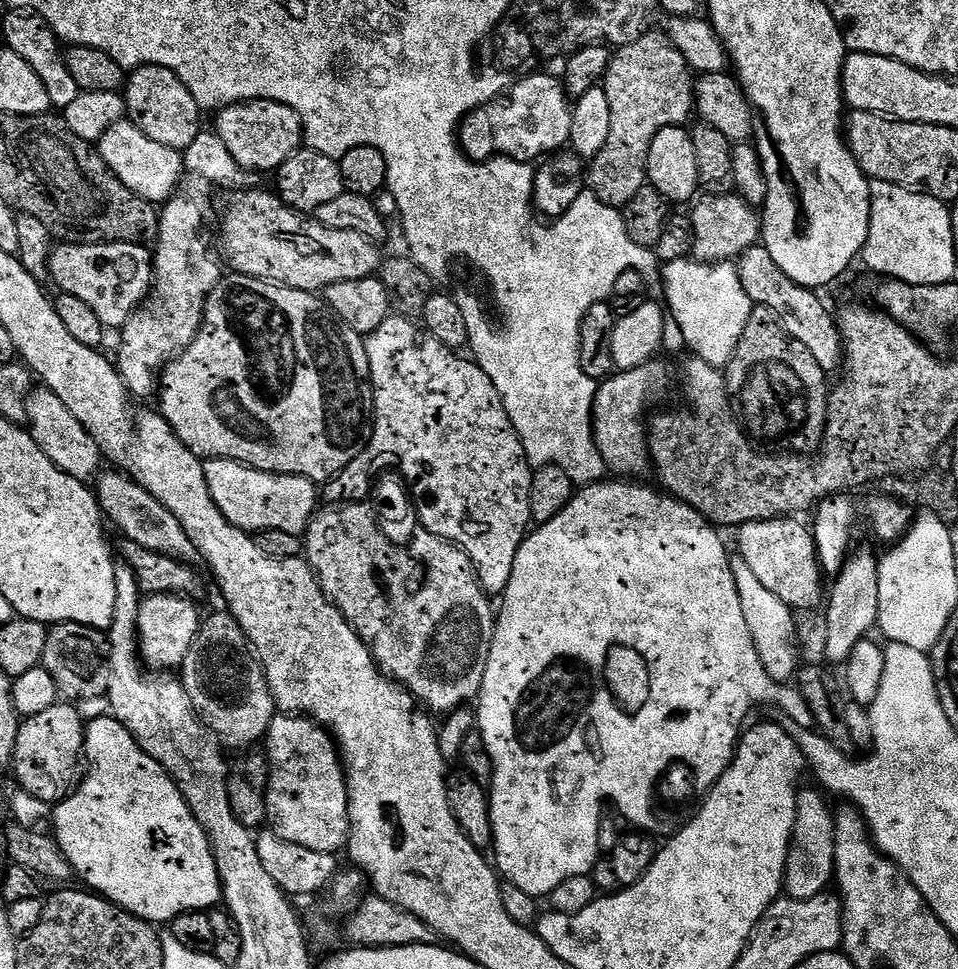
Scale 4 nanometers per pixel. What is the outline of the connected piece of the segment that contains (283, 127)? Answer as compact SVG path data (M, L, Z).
M250 100L219 109L216 118L215 133L226 144L230 154L234 154L234 162L238 162L238 166L245 172L275 173L294 153L301 151L300 119L285 104L273 100Z

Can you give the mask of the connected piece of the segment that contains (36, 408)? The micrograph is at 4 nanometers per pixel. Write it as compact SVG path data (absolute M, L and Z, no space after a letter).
M37 387L28 396L26 424L42 454L46 454L46 458L50 458L50 462L54 462L54 466L58 466L66 474L88 482L101 471L100 447L94 442L94 438L90 438L82 422L78 422L78 418L74 418L74 414L66 410L66 402L62 402L62 398L58 398L47 388Z

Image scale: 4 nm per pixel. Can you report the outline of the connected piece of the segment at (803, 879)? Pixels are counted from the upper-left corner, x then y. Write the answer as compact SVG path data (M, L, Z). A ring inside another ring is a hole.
M804 786L796 793L794 830L792 831L792 843L788 845L788 861L784 871L784 892L789 900L805 900L825 895L836 875L834 808L833 805L828 805L827 798L829 797L823 791L812 788Z

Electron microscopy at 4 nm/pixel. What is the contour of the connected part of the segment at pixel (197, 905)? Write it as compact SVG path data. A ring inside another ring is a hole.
M111 714L105 716L105 720L100 724L100 736L94 737L93 740L91 737L86 744L86 756L87 759L92 759L92 765L89 766L88 772L86 768L86 775L81 779L76 791L67 800L61 800L59 804L55 805L50 816L50 824L56 827L54 839L60 845L62 854L66 854L73 873L77 877L81 876L88 883L85 885L91 891L103 896L106 900L112 901L119 908L124 908L130 914L148 921L149 924L163 926L184 912L202 912L215 909L221 903L222 893L220 891L218 866L214 862L214 854L208 836L202 830L200 823L194 818L186 798L182 798L172 776L166 774L164 767L158 762L154 762L154 758L150 758L150 754L146 754L146 750L142 750L142 746L138 746L138 742L130 734L130 730L126 730L126 726L122 722L118 722L116 717Z

